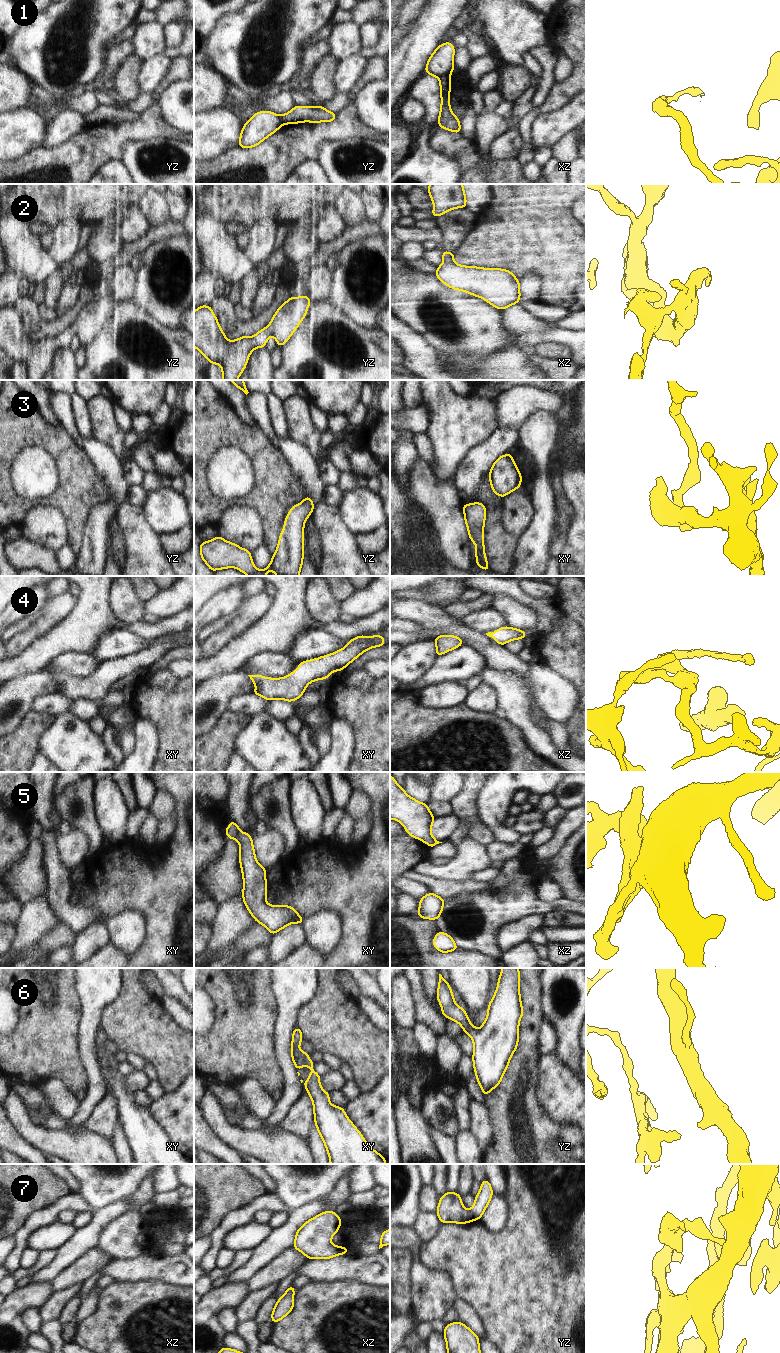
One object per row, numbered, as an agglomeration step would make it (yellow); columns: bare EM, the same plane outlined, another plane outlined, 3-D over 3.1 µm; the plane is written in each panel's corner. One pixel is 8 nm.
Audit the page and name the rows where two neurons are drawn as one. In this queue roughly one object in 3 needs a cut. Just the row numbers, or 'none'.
1, 5.

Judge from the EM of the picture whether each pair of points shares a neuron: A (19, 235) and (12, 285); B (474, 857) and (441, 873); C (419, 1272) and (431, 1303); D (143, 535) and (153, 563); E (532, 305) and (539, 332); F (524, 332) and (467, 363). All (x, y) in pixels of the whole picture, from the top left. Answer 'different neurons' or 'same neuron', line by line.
A: different neurons
B: same neuron
C: same neuron
D: same neuron
E: different neurons
F: different neurons

